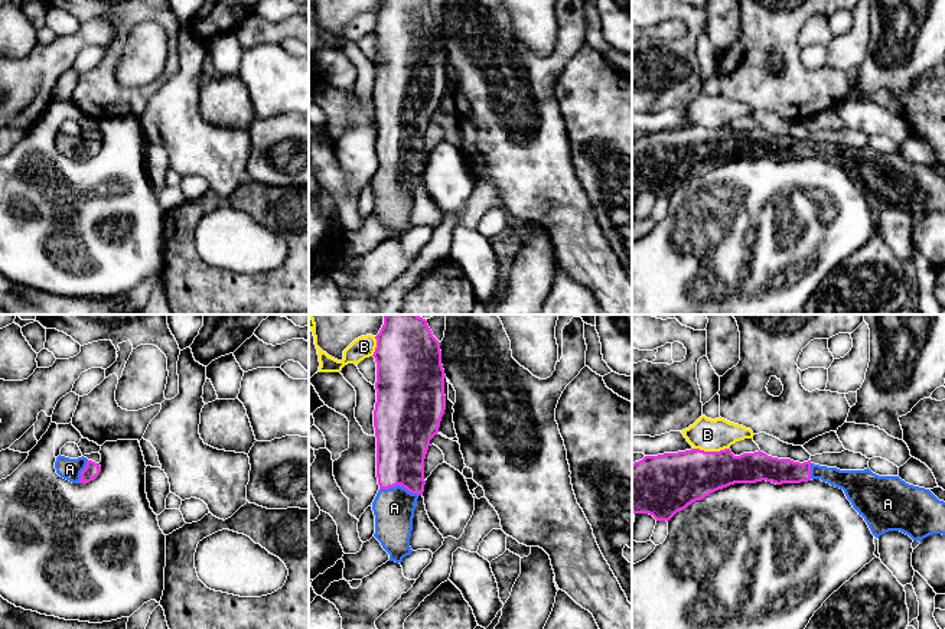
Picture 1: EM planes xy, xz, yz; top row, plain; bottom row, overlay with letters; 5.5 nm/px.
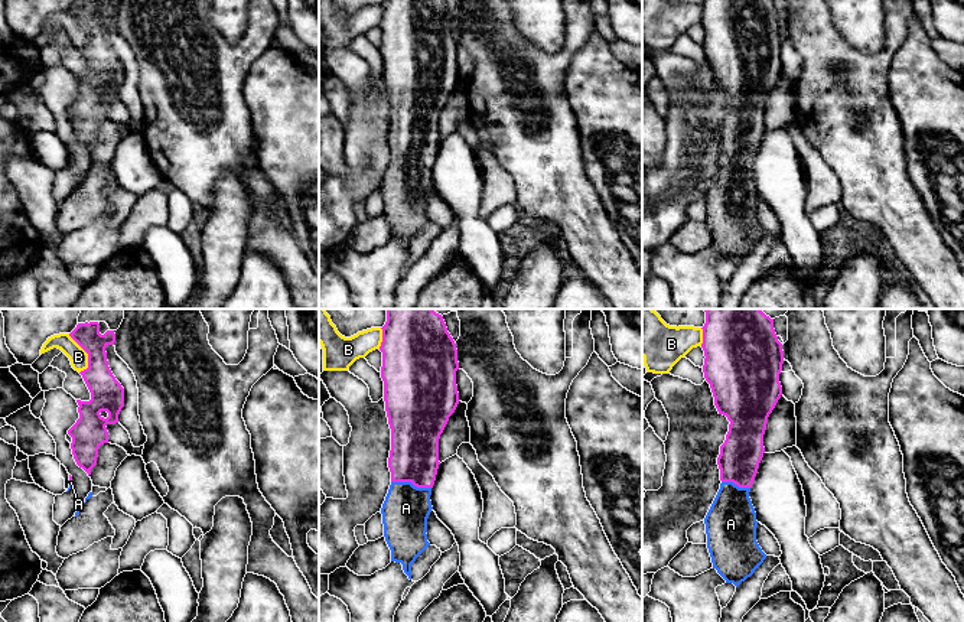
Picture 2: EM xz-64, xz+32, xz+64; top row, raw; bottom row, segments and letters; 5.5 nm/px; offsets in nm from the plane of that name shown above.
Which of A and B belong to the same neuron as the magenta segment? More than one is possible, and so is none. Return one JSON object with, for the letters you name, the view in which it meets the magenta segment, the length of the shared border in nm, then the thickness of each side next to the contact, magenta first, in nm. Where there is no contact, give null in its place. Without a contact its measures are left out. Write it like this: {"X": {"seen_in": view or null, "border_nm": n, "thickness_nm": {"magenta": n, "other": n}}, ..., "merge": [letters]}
{"A": {"seen_in": "xz", "border_nm": 220, "thickness_nm": {"magenta": 300, "other": 220}}, "merge": ["A"]}

